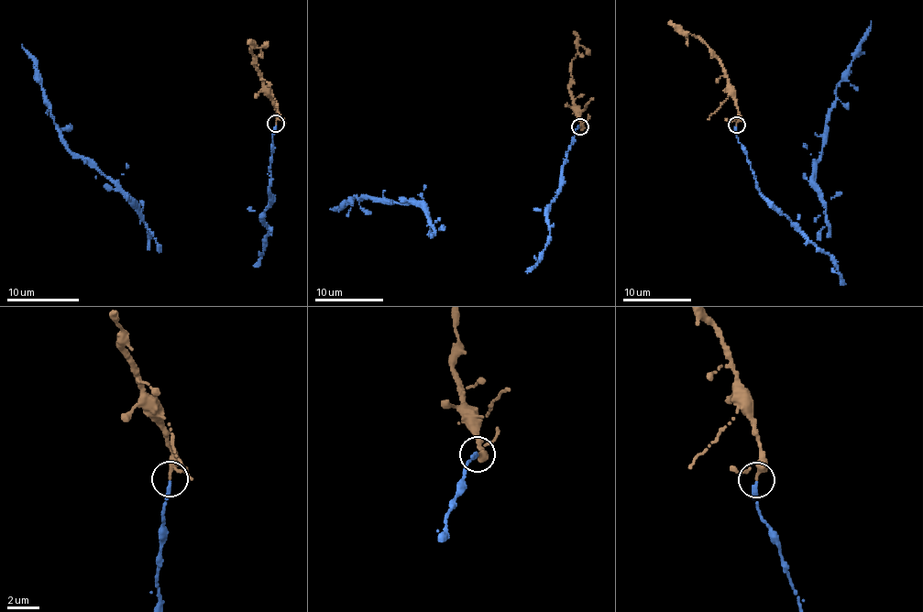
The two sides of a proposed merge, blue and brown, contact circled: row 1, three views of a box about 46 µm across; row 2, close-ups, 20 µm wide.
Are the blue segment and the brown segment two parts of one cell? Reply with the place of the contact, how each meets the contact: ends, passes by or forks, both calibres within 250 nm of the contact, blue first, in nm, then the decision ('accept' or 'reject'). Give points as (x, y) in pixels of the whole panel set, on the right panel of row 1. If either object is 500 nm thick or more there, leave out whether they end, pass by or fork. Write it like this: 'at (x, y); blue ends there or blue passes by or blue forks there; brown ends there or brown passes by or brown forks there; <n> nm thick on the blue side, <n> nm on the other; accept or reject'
at (736, 125); blue ends there; brown passes by; 280 nm thick on the blue side, 180 nm on the other; accept

